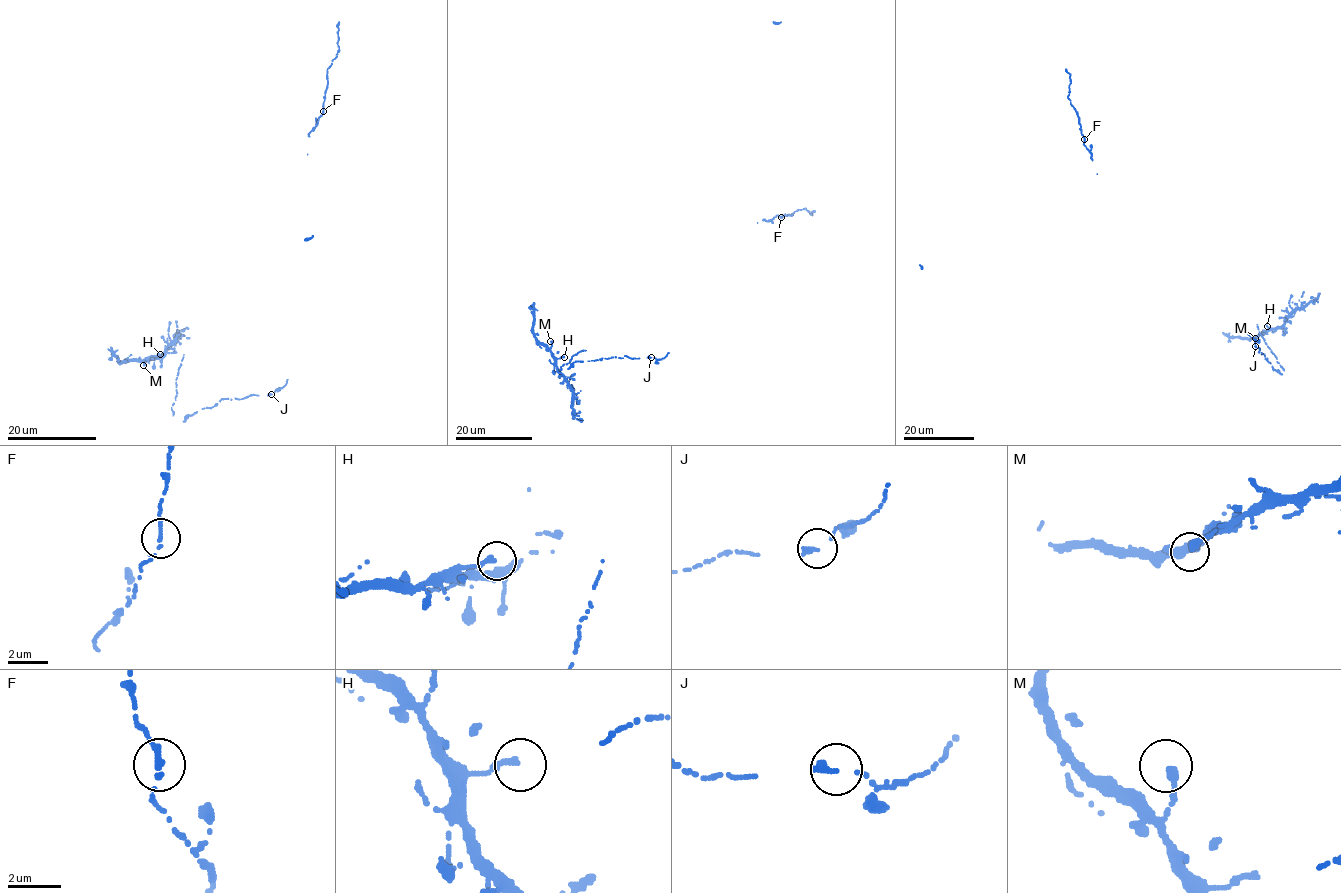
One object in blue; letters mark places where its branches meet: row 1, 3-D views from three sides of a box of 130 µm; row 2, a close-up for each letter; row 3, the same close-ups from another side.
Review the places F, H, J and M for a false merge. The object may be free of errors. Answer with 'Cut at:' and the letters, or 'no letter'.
Cut at: no letter

